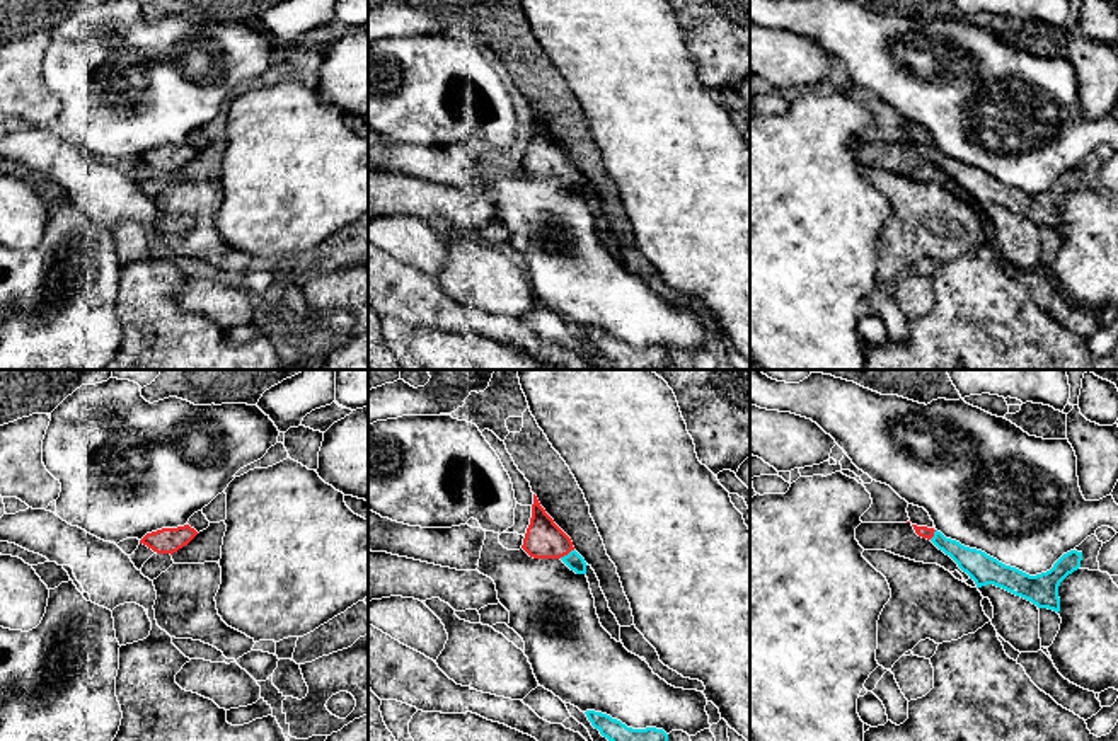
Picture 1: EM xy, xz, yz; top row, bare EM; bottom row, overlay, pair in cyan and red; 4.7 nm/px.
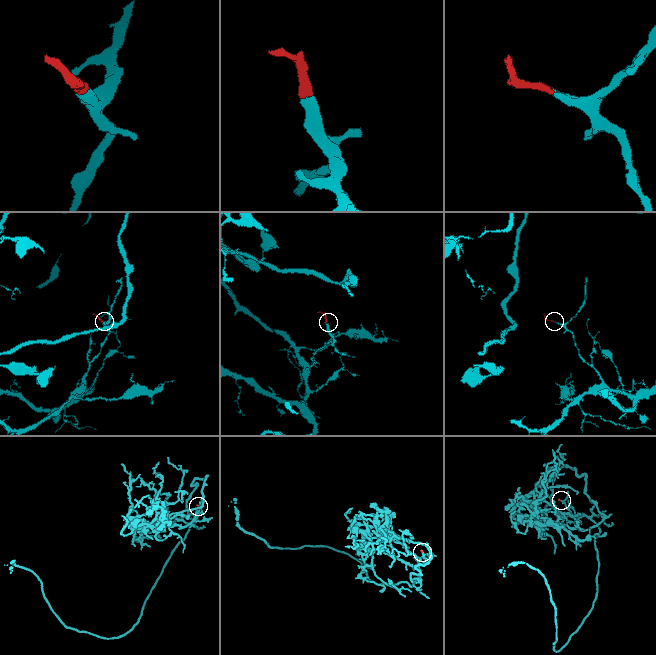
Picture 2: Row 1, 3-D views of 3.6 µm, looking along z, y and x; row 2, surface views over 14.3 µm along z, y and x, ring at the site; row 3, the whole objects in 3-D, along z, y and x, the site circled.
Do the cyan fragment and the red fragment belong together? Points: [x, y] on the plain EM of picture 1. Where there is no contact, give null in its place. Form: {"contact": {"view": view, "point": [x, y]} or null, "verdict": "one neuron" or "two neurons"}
{"contact": {"view": "xz", "point": [568, 172]}, "verdict": "one neuron"}

